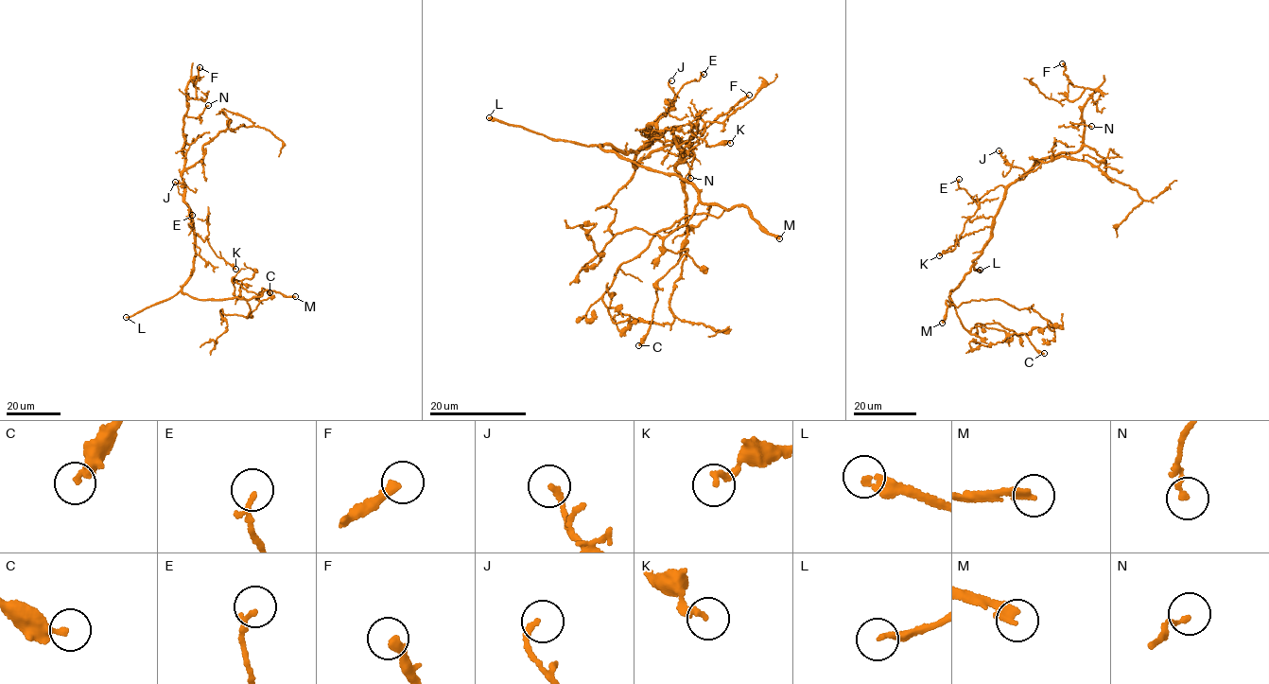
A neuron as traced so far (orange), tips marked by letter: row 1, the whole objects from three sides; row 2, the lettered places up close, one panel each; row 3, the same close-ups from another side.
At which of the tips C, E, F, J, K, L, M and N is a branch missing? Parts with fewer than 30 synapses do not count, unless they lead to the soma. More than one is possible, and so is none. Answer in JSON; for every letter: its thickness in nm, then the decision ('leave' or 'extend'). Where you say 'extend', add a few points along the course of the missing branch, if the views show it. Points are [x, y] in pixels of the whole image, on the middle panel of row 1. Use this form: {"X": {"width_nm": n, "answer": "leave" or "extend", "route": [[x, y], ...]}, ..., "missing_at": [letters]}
{"C": {"width_nm": 240, "answer": "leave"}, "E": {"width_nm": 160, "answer": "leave"}, "F": {"width_nm": 320, "answer": "leave"}, "J": {"width_nm": 190, "answer": "leave"}, "K": {"width_nm": 200, "answer": "leave"}, "L": {"width_nm": 240, "answer": "extend"}, "M": {"width_nm": 280, "answer": "extend"}, "N": {"width_nm": 170, "answer": "leave"}, "missing_at": ["L", "M"]}

